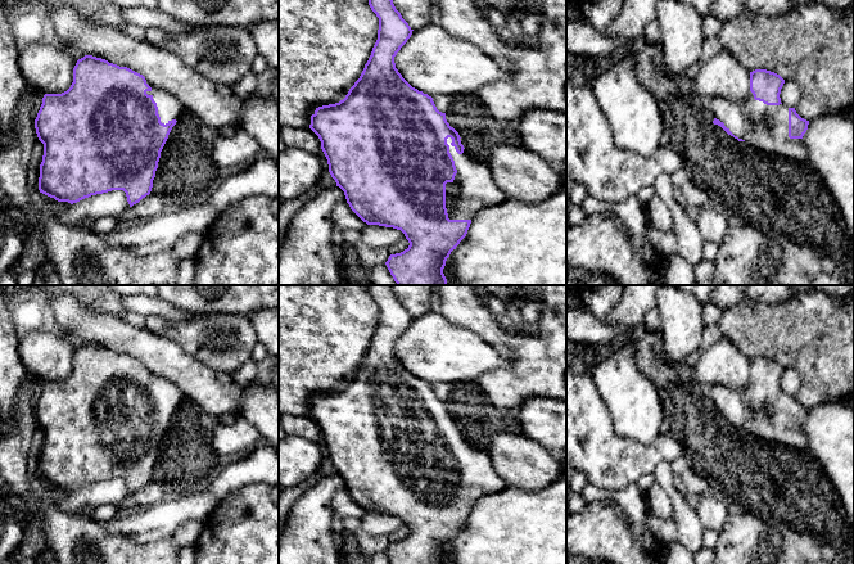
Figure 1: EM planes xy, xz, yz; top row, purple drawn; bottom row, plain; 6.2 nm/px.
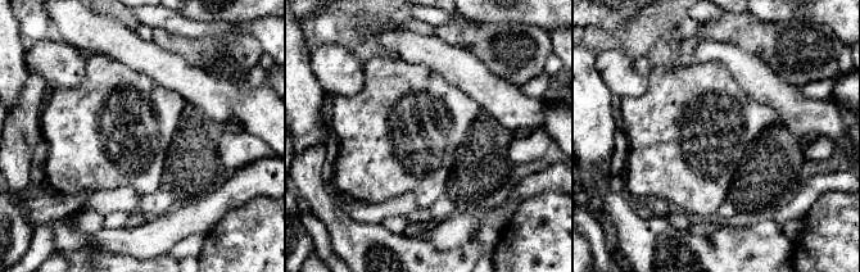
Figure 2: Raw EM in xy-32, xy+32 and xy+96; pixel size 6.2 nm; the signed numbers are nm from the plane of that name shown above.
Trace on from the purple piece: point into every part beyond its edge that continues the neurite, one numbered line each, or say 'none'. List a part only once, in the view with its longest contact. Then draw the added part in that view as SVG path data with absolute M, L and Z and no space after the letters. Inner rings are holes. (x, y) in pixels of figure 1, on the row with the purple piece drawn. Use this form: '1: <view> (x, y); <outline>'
1: xz (473, 189); M447 139L449 153L457 173L452 182L446 184L446 208L449 220L473 220L485 207L497 206L509 199L494 182L487 164L458 154Z

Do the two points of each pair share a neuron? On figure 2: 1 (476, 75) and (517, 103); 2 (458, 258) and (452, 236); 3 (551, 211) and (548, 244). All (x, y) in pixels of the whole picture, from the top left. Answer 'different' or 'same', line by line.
1: same
2: different
3: same

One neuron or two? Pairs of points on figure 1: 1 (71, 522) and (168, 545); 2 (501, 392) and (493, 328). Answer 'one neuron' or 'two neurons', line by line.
1: one neuron
2: one neuron

